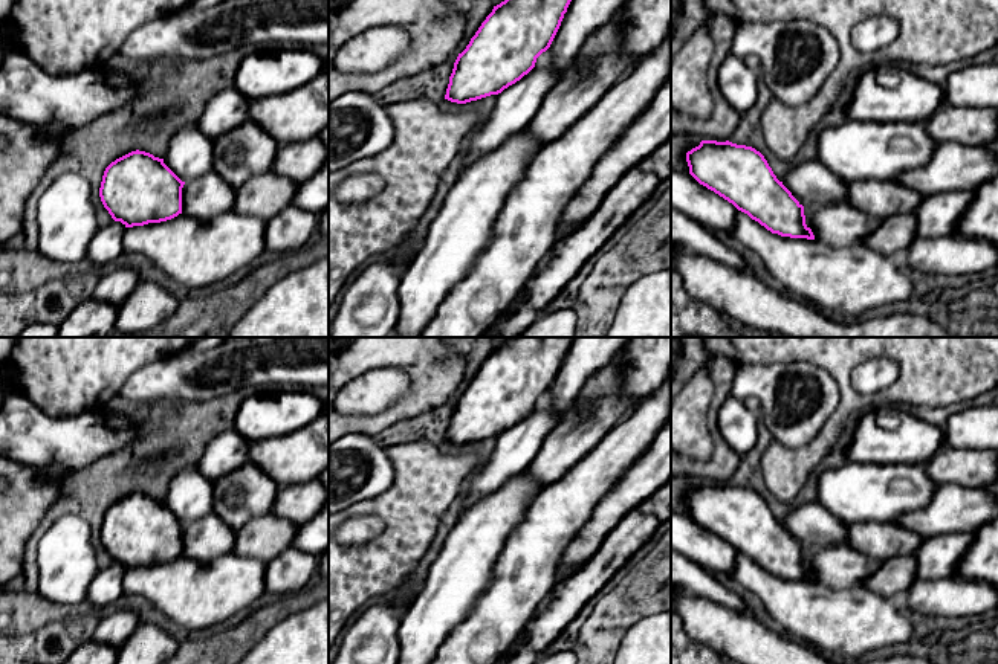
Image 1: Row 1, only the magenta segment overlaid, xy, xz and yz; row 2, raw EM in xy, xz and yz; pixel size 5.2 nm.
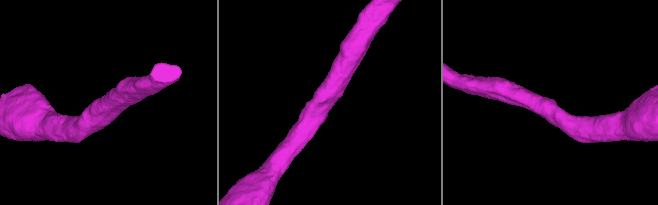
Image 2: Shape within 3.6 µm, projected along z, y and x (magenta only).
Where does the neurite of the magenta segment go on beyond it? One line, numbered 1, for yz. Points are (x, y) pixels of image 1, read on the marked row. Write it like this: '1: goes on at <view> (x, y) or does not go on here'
1: does not go on here

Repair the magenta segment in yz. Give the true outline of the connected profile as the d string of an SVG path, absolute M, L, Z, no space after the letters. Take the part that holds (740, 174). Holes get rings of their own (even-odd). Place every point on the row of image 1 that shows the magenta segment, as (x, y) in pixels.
M702 140L698 147L686 153L686 162L689 174L700 185L732 203L772 234L815 240L812 229L805 224L804 206L776 179L764 156L755 148L729 140Z

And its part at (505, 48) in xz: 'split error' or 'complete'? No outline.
complete

